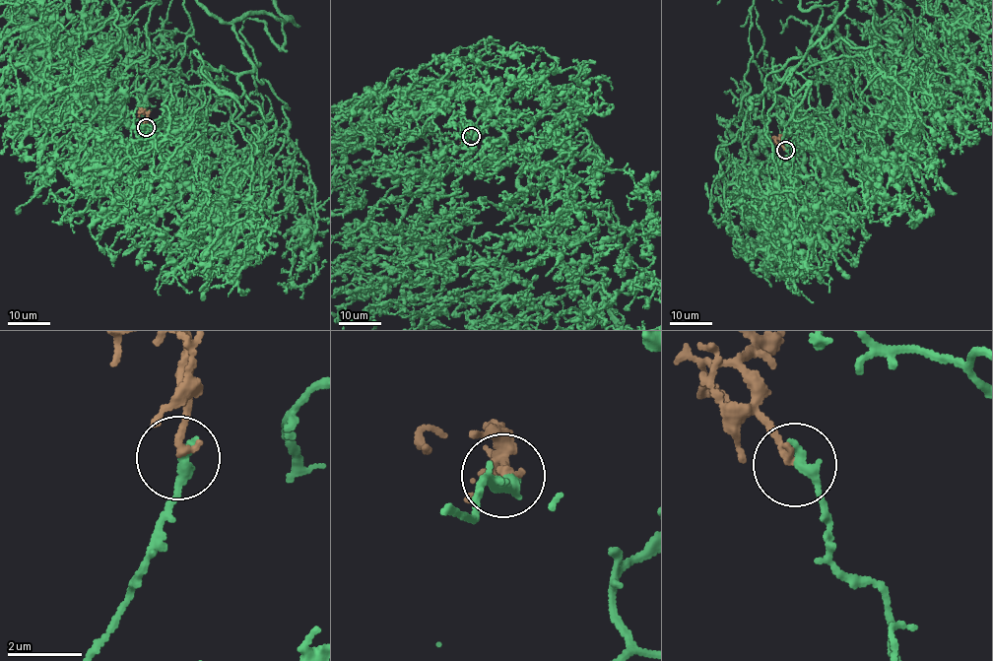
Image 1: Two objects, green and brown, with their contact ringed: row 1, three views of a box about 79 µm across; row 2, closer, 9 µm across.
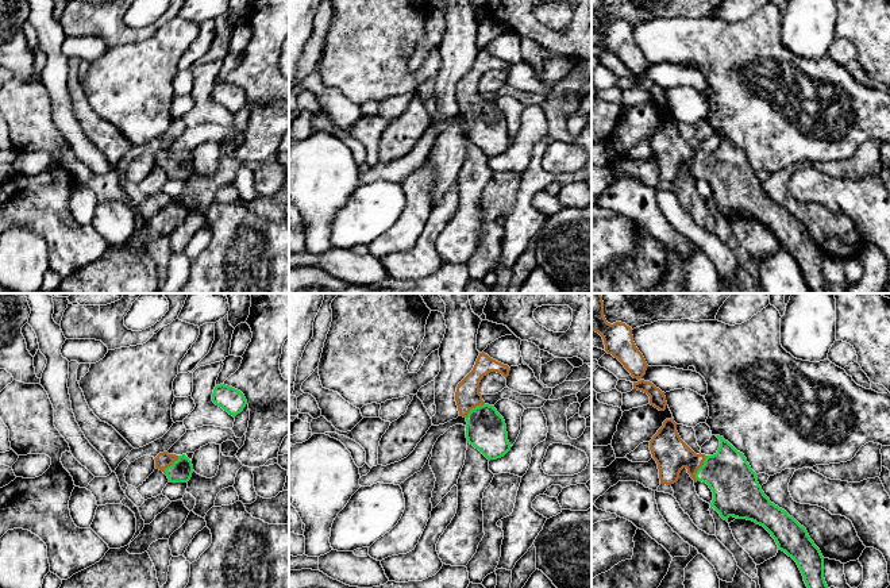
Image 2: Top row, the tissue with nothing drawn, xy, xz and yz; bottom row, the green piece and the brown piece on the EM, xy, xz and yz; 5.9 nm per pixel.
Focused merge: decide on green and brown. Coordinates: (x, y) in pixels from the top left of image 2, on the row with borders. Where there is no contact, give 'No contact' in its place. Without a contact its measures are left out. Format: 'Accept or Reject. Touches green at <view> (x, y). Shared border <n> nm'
Accept. Touches green at yz (700, 468). Shared border 160 nm

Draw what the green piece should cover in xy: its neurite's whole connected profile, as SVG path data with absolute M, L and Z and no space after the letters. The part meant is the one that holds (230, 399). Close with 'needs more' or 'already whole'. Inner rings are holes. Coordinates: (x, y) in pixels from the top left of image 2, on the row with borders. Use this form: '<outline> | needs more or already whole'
M224 384L215 387L212 401L234 418L240 414L247 404L247 400L240 391Z | already whole

